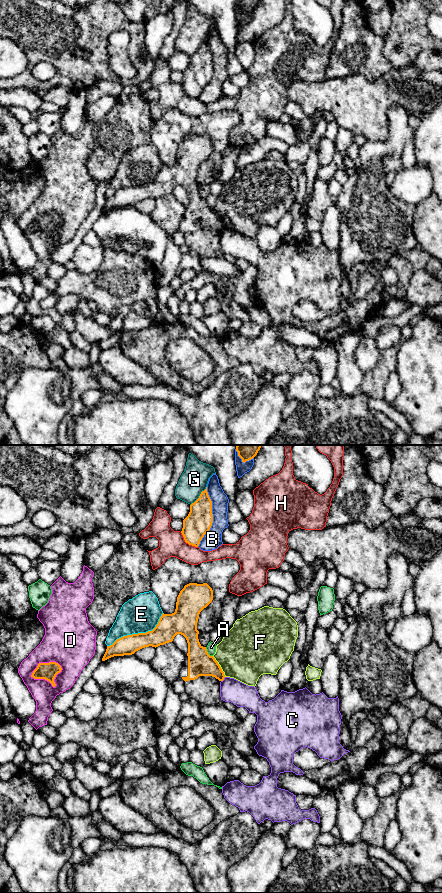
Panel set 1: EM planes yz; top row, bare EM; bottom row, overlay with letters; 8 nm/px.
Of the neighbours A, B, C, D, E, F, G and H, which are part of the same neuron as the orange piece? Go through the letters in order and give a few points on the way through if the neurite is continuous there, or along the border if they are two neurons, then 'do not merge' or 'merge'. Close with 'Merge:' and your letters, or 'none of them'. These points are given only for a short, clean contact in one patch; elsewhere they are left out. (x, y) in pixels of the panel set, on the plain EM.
A: do not merge
B: do not merge
C: border yz (225, 229), (221, 233); do not merge
D: do not merge
E: do not merge
F: do not merge
G: do not merge
H: do not merge
Merge: none of them

